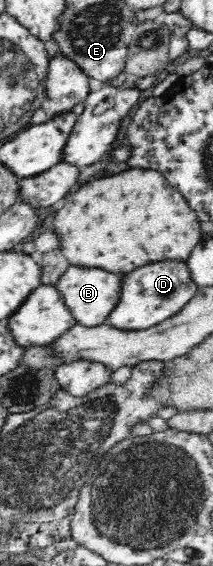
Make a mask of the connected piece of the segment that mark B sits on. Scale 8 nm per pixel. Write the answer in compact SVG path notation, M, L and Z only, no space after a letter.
M68 268L66 278L62 278L56 286L64 293L66 303L74 317L78 319L78 324L84 326L100 326L108 322L110 314L114 312L120 304L120 294L124 286L124 272L106 272L100 268Z

